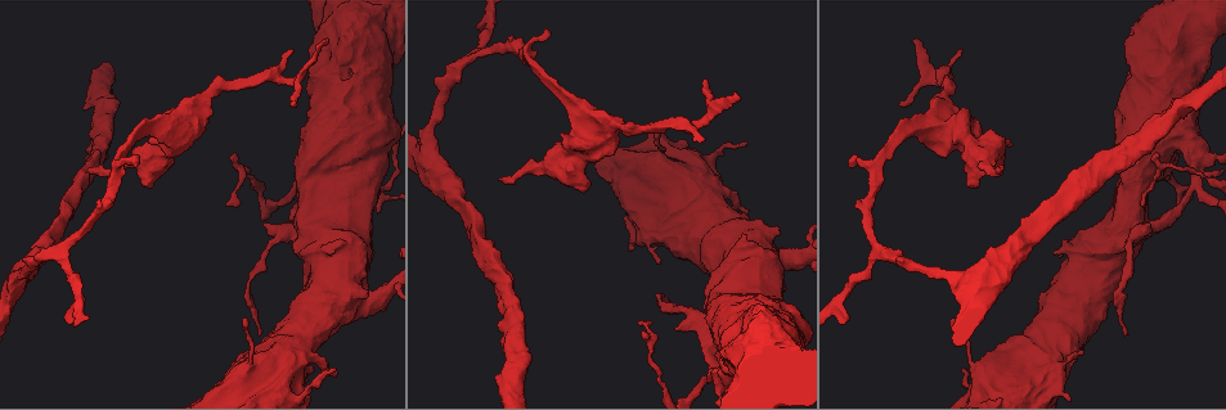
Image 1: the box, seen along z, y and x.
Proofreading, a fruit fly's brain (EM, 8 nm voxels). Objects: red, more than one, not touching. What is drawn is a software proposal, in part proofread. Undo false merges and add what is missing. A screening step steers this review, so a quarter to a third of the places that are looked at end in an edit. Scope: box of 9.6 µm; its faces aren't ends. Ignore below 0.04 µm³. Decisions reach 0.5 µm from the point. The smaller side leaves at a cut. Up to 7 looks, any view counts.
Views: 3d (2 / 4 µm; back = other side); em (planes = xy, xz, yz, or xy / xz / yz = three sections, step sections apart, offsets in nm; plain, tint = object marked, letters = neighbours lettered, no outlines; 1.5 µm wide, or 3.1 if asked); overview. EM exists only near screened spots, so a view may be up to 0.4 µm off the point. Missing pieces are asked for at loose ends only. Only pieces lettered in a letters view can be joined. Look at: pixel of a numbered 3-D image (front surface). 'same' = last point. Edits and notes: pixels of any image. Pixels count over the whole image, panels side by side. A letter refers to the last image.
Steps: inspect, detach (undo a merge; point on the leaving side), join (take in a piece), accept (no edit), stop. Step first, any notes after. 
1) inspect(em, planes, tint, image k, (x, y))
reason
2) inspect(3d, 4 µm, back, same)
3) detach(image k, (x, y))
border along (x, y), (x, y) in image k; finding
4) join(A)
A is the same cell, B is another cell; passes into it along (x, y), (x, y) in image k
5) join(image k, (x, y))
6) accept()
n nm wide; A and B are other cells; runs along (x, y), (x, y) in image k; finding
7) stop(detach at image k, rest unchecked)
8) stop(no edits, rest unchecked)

inspect(em, xy, step 8, tint, image 1, (625, 128))
sudden change in width

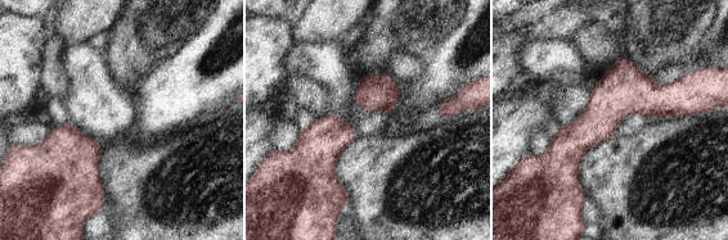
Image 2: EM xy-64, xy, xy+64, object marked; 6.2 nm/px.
inspect(em, planes, letters, same)
cut it another way

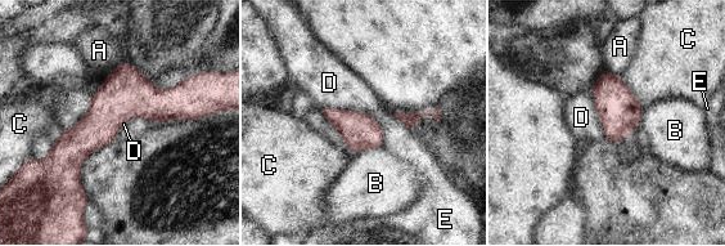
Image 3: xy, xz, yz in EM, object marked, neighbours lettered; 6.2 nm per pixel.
accept()
220 nm wide; A, B, C, D and E are other cells; border along (320, 107), (351, 108), (373, 119) in image 3; one cell here

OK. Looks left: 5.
inspect(3d, 4 µm, image 1, (704, 82))
tapers out

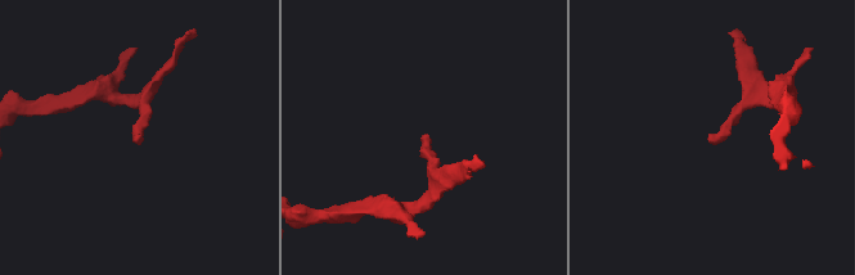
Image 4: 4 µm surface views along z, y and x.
inspect(em, planes, letters, image 4, (707, 137))

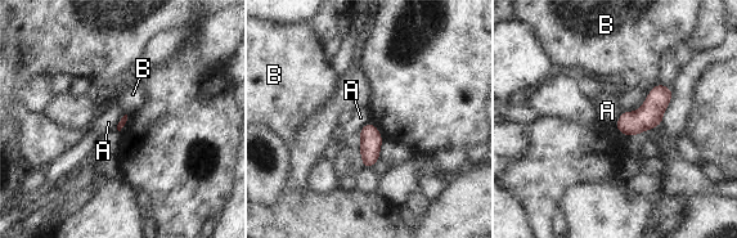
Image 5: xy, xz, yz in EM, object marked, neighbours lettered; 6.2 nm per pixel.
accept()
A and B are other cells; border along (621, 112), (615, 125) in image 5; no lettered piece goes on from it

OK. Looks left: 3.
inspect(em, planes, plain, image 1, (963, 51))
an open end

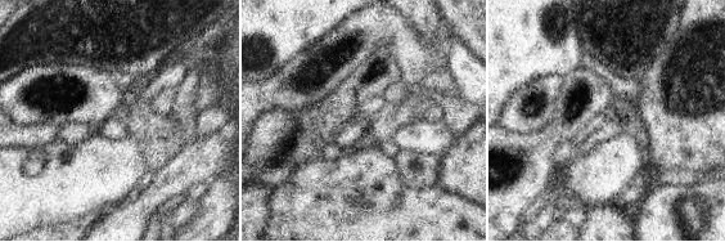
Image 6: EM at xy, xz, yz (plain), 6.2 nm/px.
inspect(em, planes, tint, same)
with the object marked

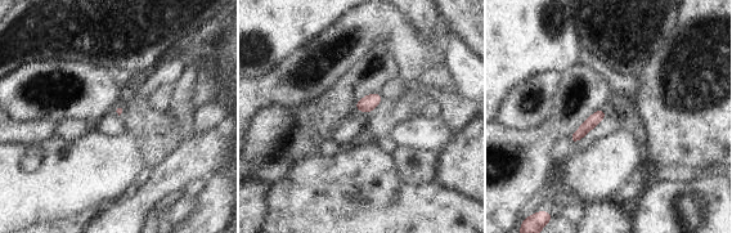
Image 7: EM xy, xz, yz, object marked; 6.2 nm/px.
inspect(em, planes, letters, same)

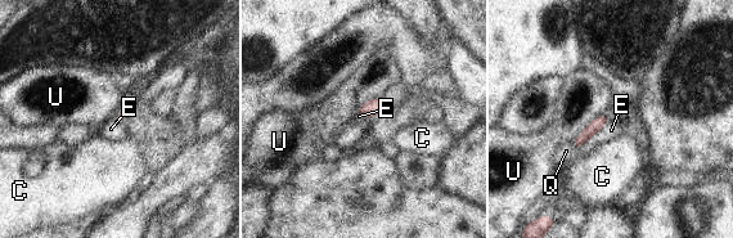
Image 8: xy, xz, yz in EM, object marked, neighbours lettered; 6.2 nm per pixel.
accept()
U touches over 300 nm; C, E, Q and U are other cells; border along (607, 121), (597, 131) in image 8; no lettered piece goes on from it

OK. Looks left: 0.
stop(no edits, rest unchecked)

